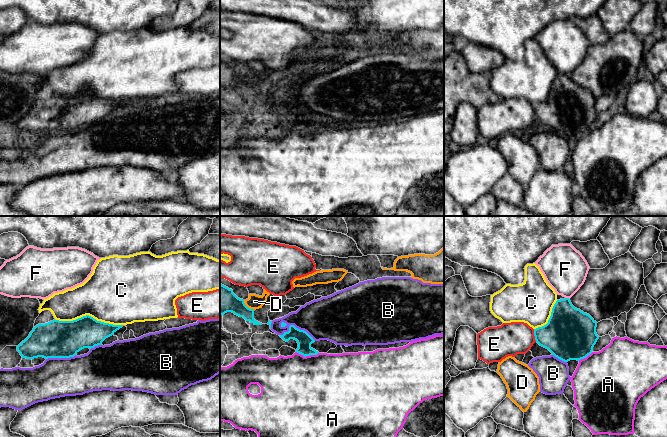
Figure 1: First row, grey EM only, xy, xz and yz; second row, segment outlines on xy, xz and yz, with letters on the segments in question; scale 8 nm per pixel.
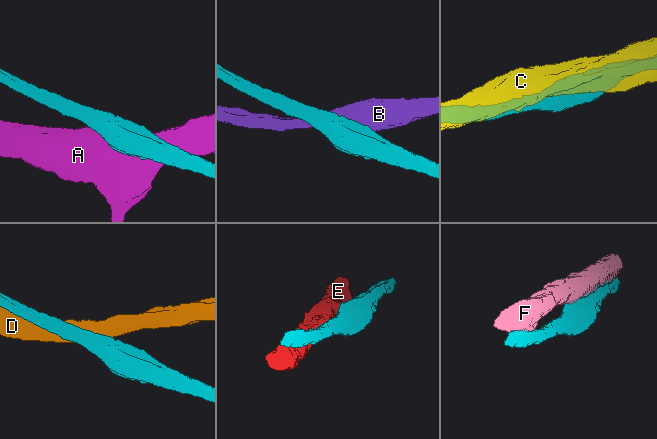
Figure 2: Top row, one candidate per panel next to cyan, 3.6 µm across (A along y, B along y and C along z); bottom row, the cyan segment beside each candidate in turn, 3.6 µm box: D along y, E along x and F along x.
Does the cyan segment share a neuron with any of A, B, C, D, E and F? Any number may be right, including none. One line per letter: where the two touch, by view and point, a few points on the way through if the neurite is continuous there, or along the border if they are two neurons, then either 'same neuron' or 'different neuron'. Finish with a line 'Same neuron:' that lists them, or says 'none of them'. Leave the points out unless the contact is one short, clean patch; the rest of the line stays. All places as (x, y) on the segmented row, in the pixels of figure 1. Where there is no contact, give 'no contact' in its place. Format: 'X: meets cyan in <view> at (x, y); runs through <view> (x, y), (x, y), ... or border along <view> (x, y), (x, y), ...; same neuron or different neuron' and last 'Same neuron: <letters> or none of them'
A: meets cyan in xz at (307, 355); different neuron
B: meets cyan in xz at (295, 327); different neuron
C: meets cyan in xy at (88, 315); different neuron
D: meets cyan in xz at (247, 307); different neuron
E: meets cyan in yz at (534, 335); different neuron
F: meets cyan in yz at (567, 298); different neuron
Same neuron: none of them

